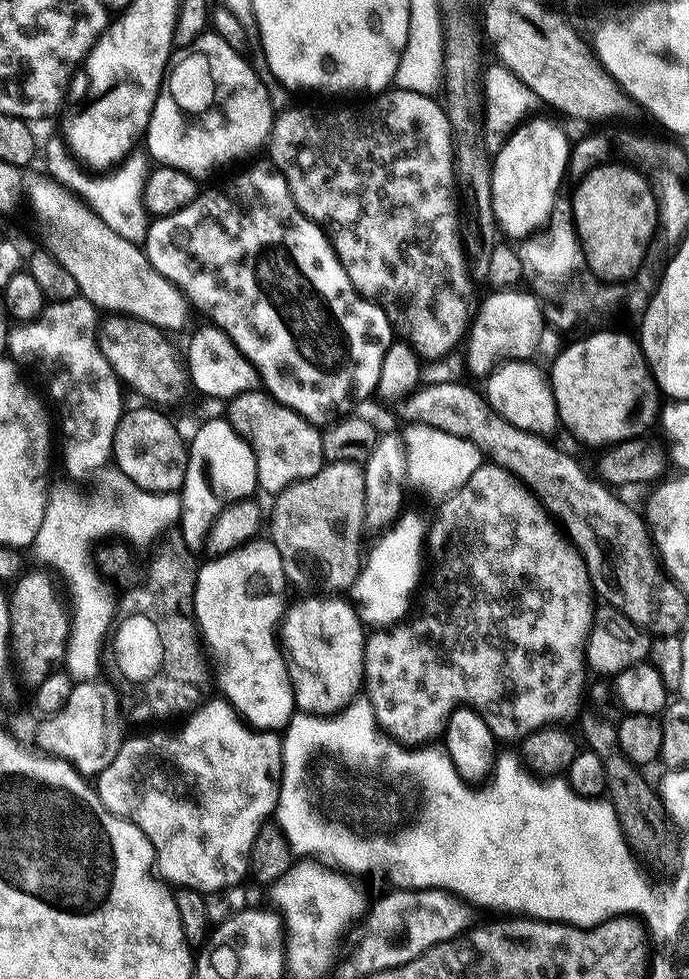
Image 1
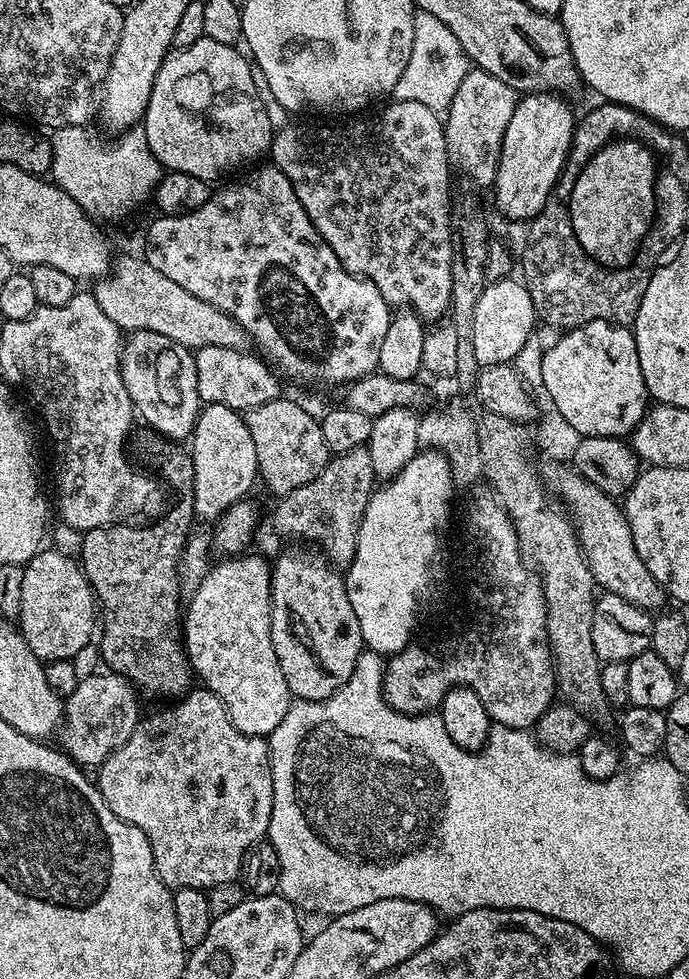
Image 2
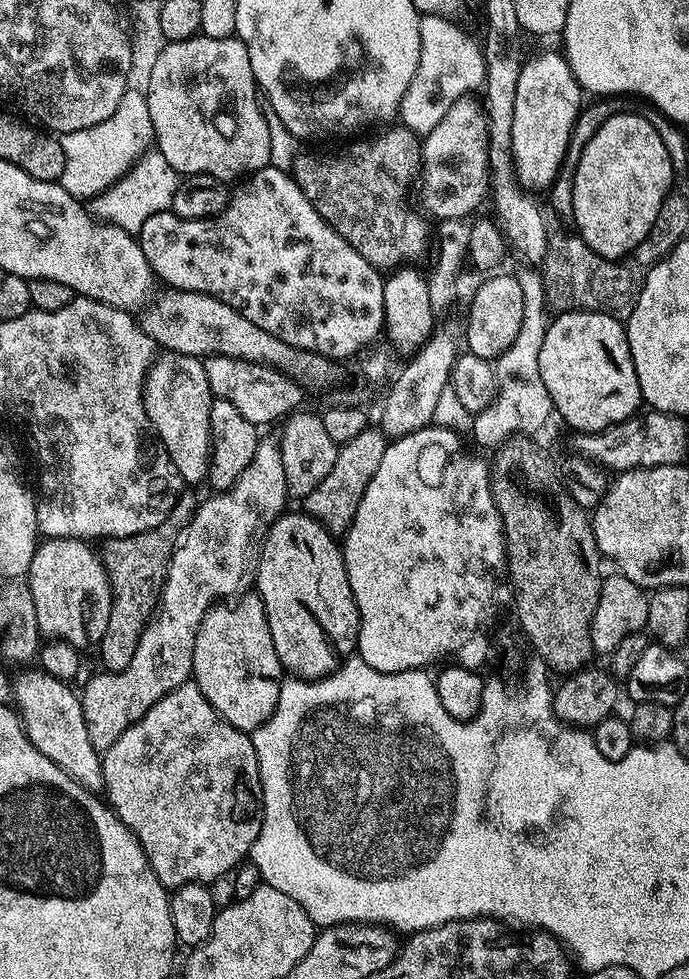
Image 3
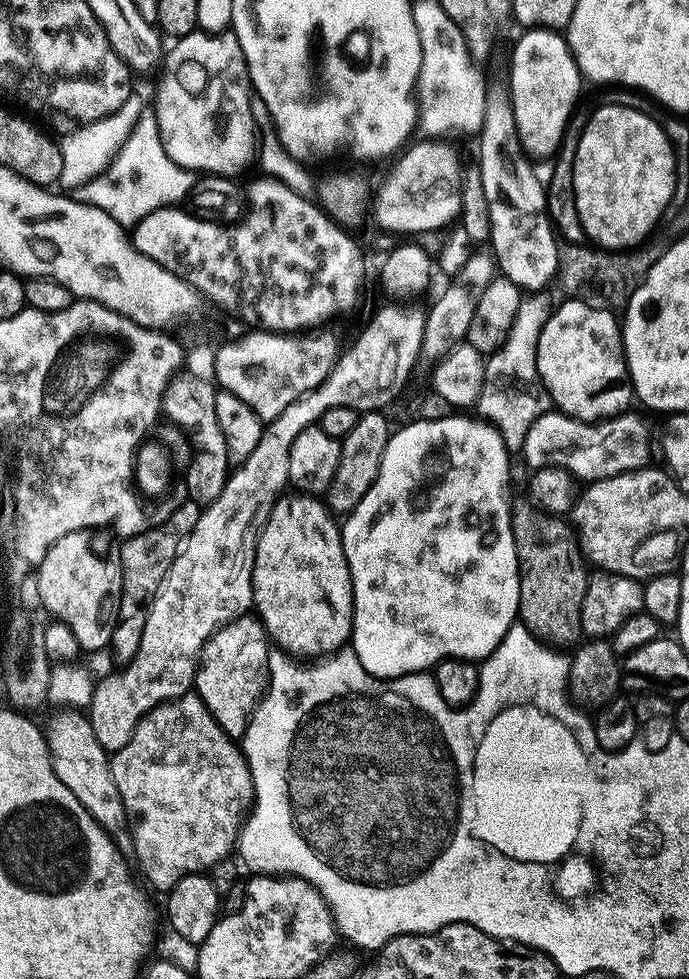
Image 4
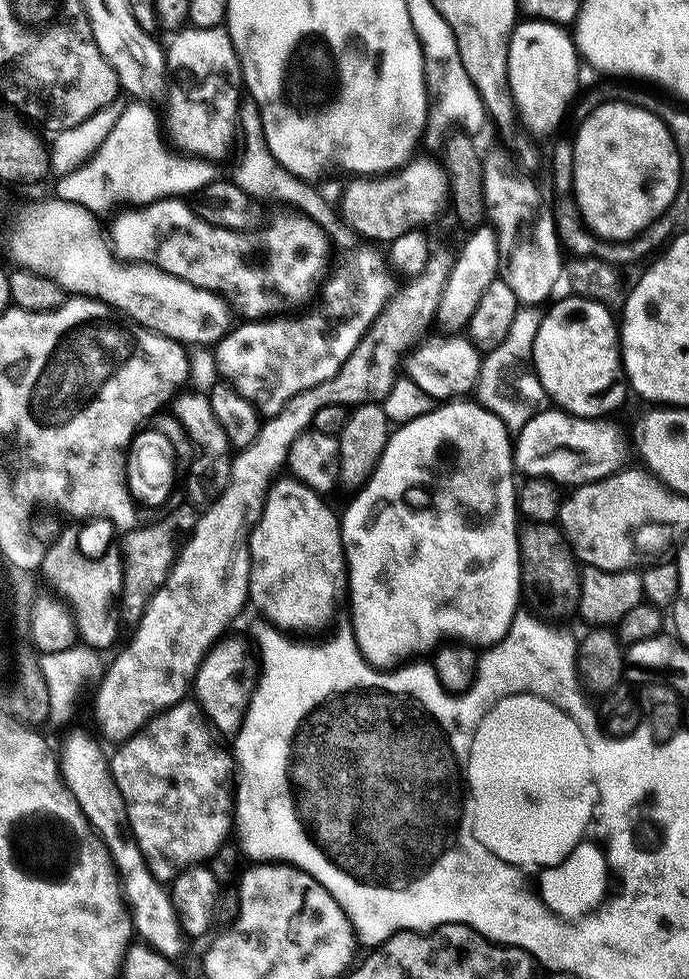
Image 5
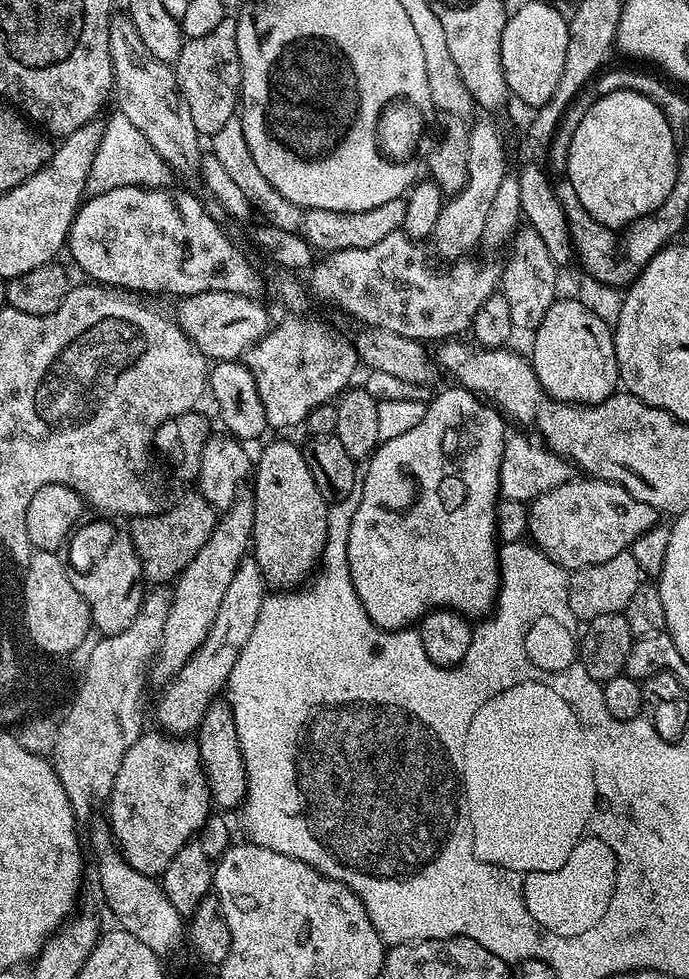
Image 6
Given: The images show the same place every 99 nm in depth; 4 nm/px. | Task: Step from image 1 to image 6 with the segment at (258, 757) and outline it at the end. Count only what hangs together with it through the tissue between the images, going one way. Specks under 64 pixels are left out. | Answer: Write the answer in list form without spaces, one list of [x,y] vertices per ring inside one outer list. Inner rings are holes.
[[[145,731],[126,750],[122,766],[118,766],[118,778],[107,797],[106,819],[120,852],[142,874],[159,878],[164,875],[166,866],[182,846],[186,846],[199,833],[213,811],[212,793],[208,790],[208,778],[204,774],[204,764],[200,761],[200,746],[195,739],[181,738],[163,731]]]

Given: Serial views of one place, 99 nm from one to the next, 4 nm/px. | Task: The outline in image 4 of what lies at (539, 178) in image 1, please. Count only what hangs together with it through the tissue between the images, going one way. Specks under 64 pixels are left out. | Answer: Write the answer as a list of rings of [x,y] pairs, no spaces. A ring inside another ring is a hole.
[[[529,28],[512,52],[510,91],[514,122],[518,126],[520,144],[529,157],[555,157],[567,130],[568,121],[577,111],[582,73],[568,47],[568,41],[559,31],[547,28]]]

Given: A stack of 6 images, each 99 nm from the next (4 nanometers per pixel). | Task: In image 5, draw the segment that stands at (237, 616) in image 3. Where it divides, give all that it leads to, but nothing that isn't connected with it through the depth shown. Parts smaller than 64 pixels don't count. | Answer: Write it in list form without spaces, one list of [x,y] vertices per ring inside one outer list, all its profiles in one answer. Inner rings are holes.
[[[223,639],[217,643],[196,671],[194,699],[204,713],[207,723],[217,733],[239,732],[248,709],[248,698],[254,687],[254,664],[248,661],[248,650],[240,640]]]

